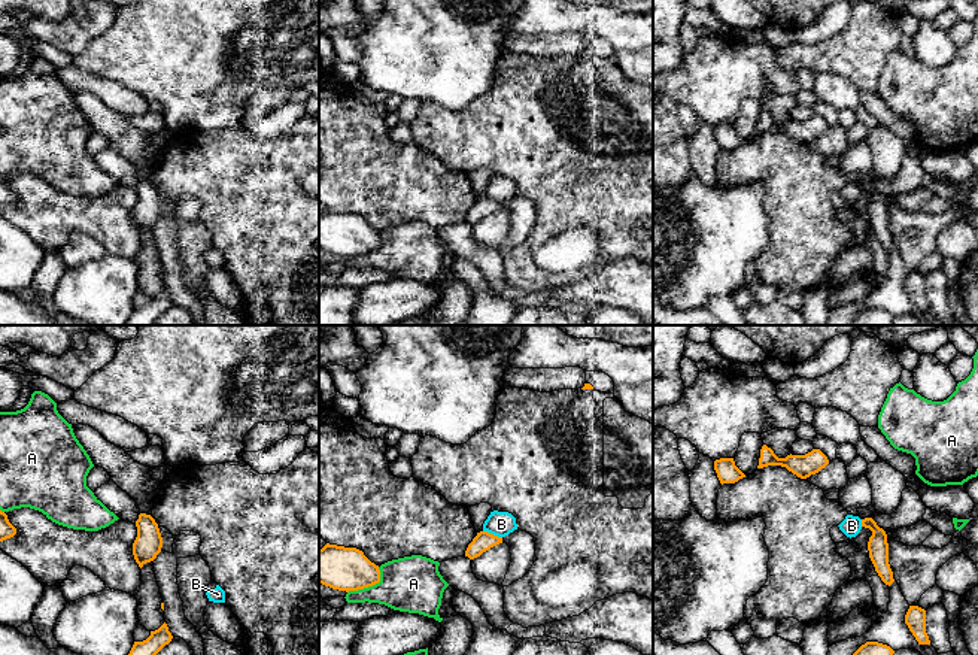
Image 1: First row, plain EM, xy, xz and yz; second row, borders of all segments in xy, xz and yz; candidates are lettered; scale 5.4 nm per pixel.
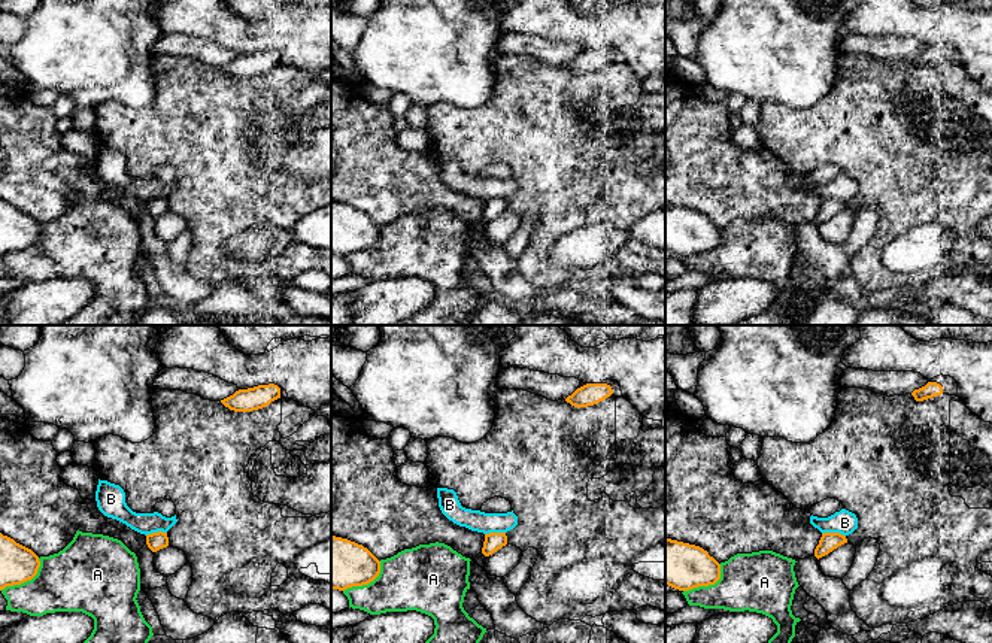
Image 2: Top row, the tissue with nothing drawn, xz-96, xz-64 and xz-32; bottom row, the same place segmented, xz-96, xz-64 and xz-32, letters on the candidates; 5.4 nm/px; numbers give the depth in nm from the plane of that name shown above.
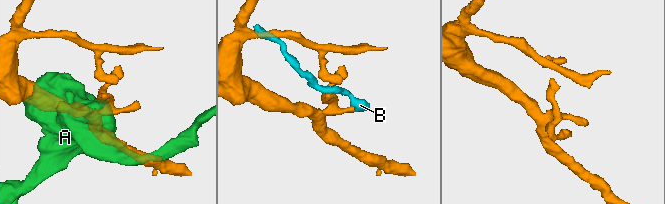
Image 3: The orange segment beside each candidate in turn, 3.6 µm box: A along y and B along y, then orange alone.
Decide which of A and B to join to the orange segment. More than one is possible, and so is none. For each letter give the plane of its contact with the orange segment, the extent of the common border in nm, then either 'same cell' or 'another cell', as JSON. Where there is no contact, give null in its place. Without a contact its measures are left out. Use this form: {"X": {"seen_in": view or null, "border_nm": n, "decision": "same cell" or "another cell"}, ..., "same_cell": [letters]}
{"A": {"seen_in": "xz", "border_nm": 220, "decision": "another cell"}, "B": {"seen_in": "xz", "border_nm": 110, "decision": "another cell"}, "same_cell": []}

